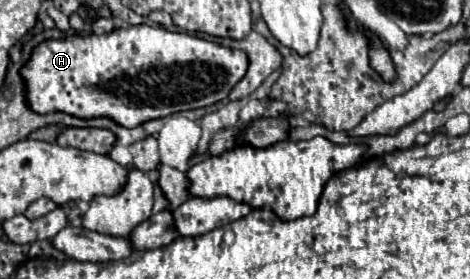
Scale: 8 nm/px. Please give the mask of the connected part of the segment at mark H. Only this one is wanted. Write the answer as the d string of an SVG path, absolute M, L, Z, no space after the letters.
M145 23L141 25L131 25L131 27L119 27L119 29L113 29L105 35L87 35L87 37L81 37L81 35L67 35L67 37L61 37L61 39L47 39L47 41L41 41L37 47L33 47L29 59L25 61L25 65L19 69L19 75L23 77L23 83L25 83L25 101L27 101L27 107L33 111L33 113L55 113L55 111L61 111L61 113L67 113L67 115L73 115L73 117L79 117L79 119L93 119L93 117L107 117L107 119L113 119L117 125L125 127L125 129L133 129L133 127L139 127L141 123L147 123L151 119L161 119L161 117L167 117L167 115L173 115L173 113L179 113L179 111L187 111L187 109L199 109L199 107L207 107L207 105L213 105L221 99L225 99L229 95L229 91L235 87L235 83L239 83L243 79L247 71L247 55L243 51L237 51L237 49L229 49L229 47L221 47L213 41L205 41L205 39L199 39L199 37L191 37L187 33L177 33L177 31L167 31L163 27L149 27Z

